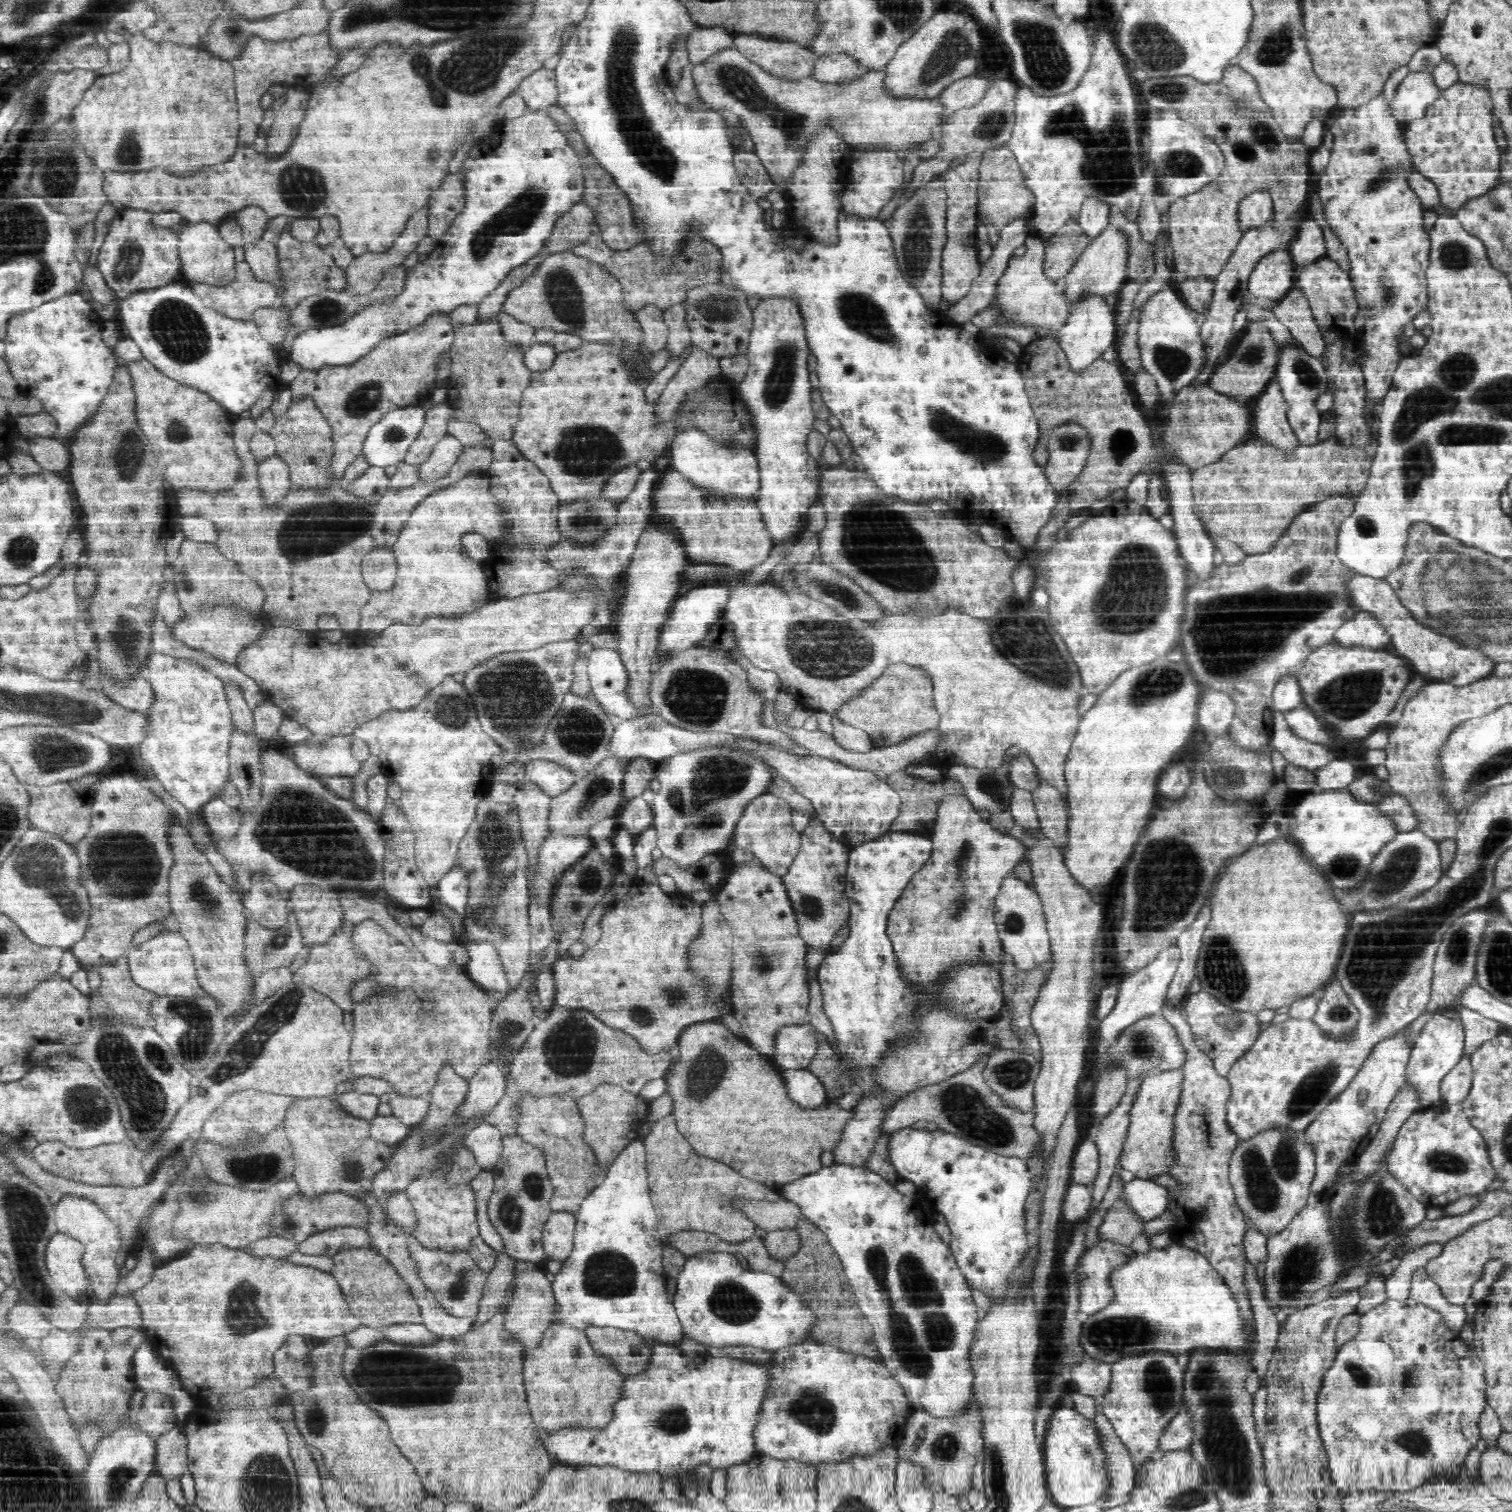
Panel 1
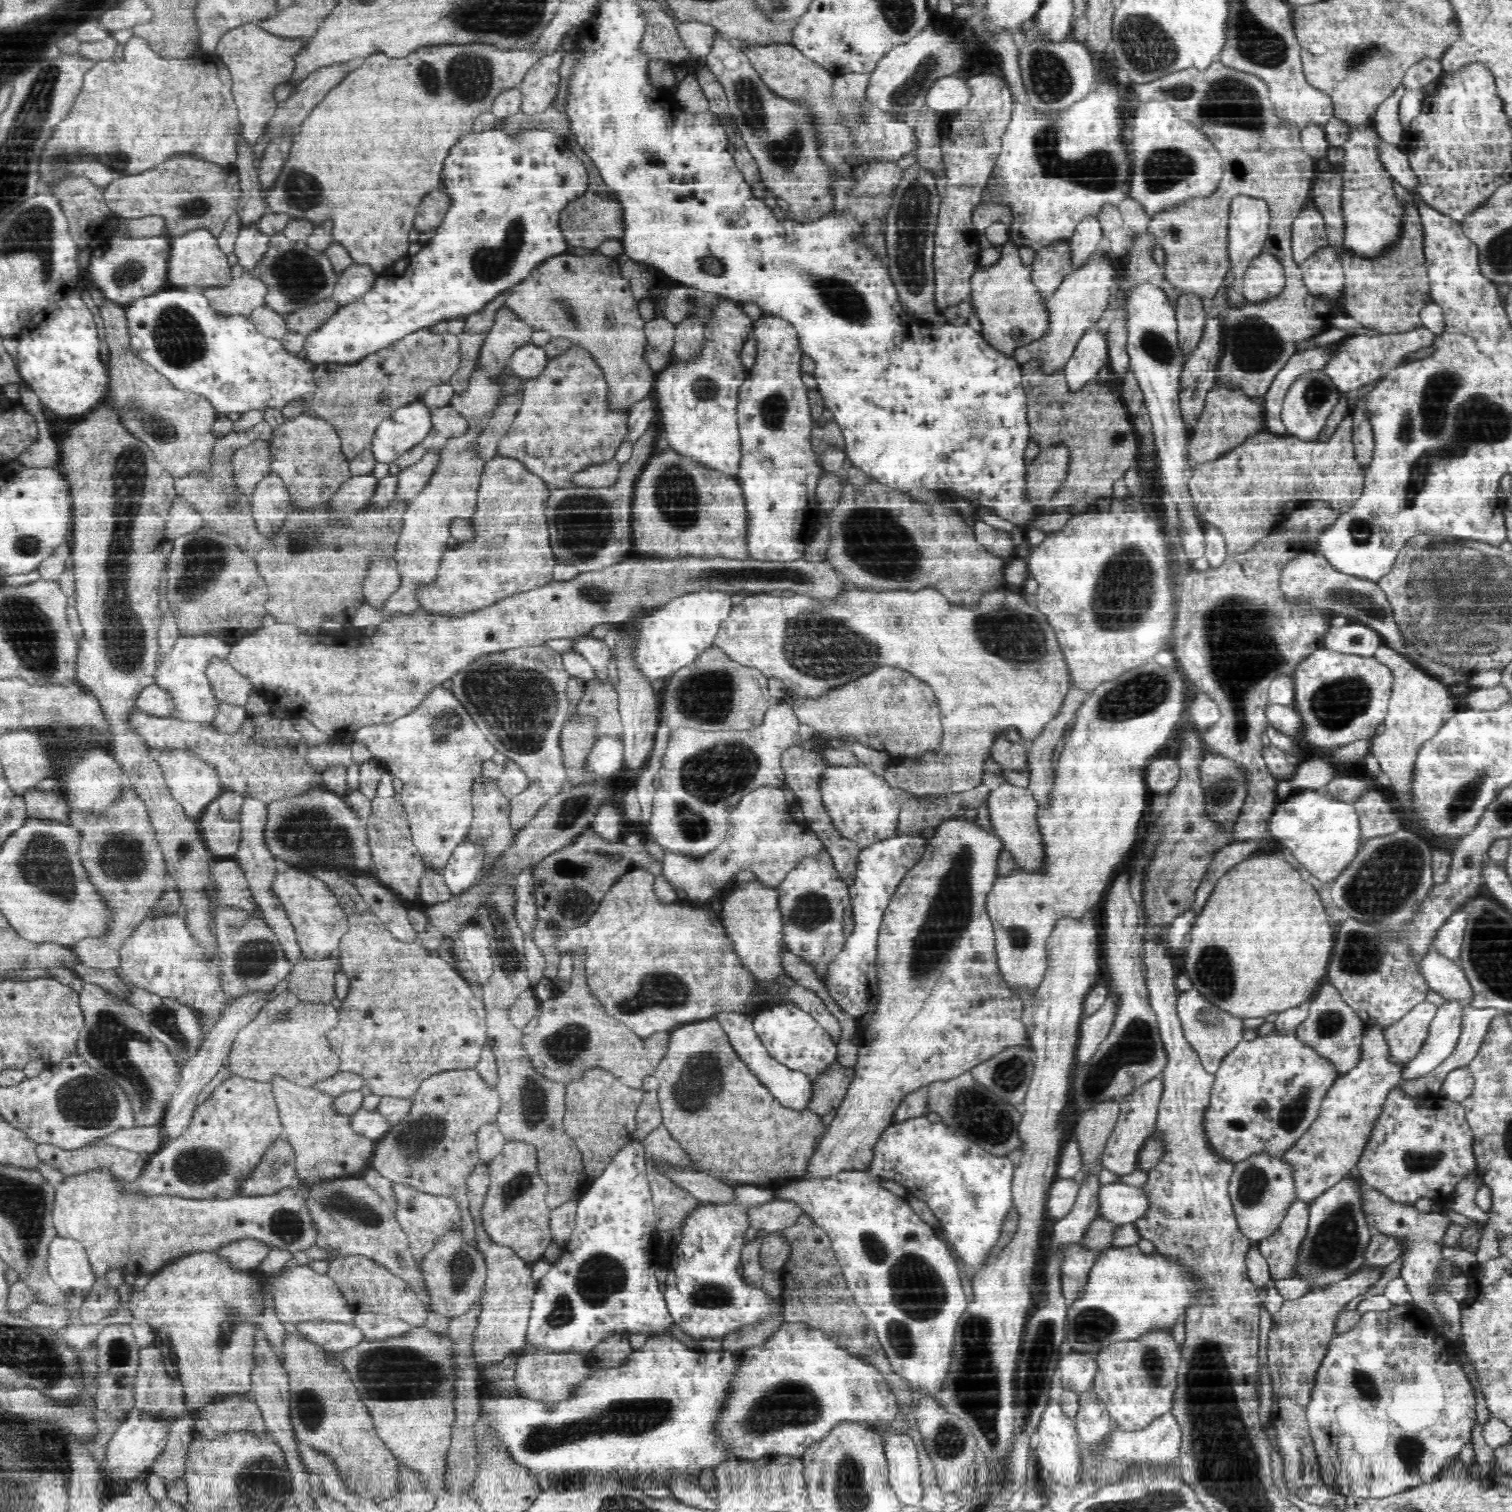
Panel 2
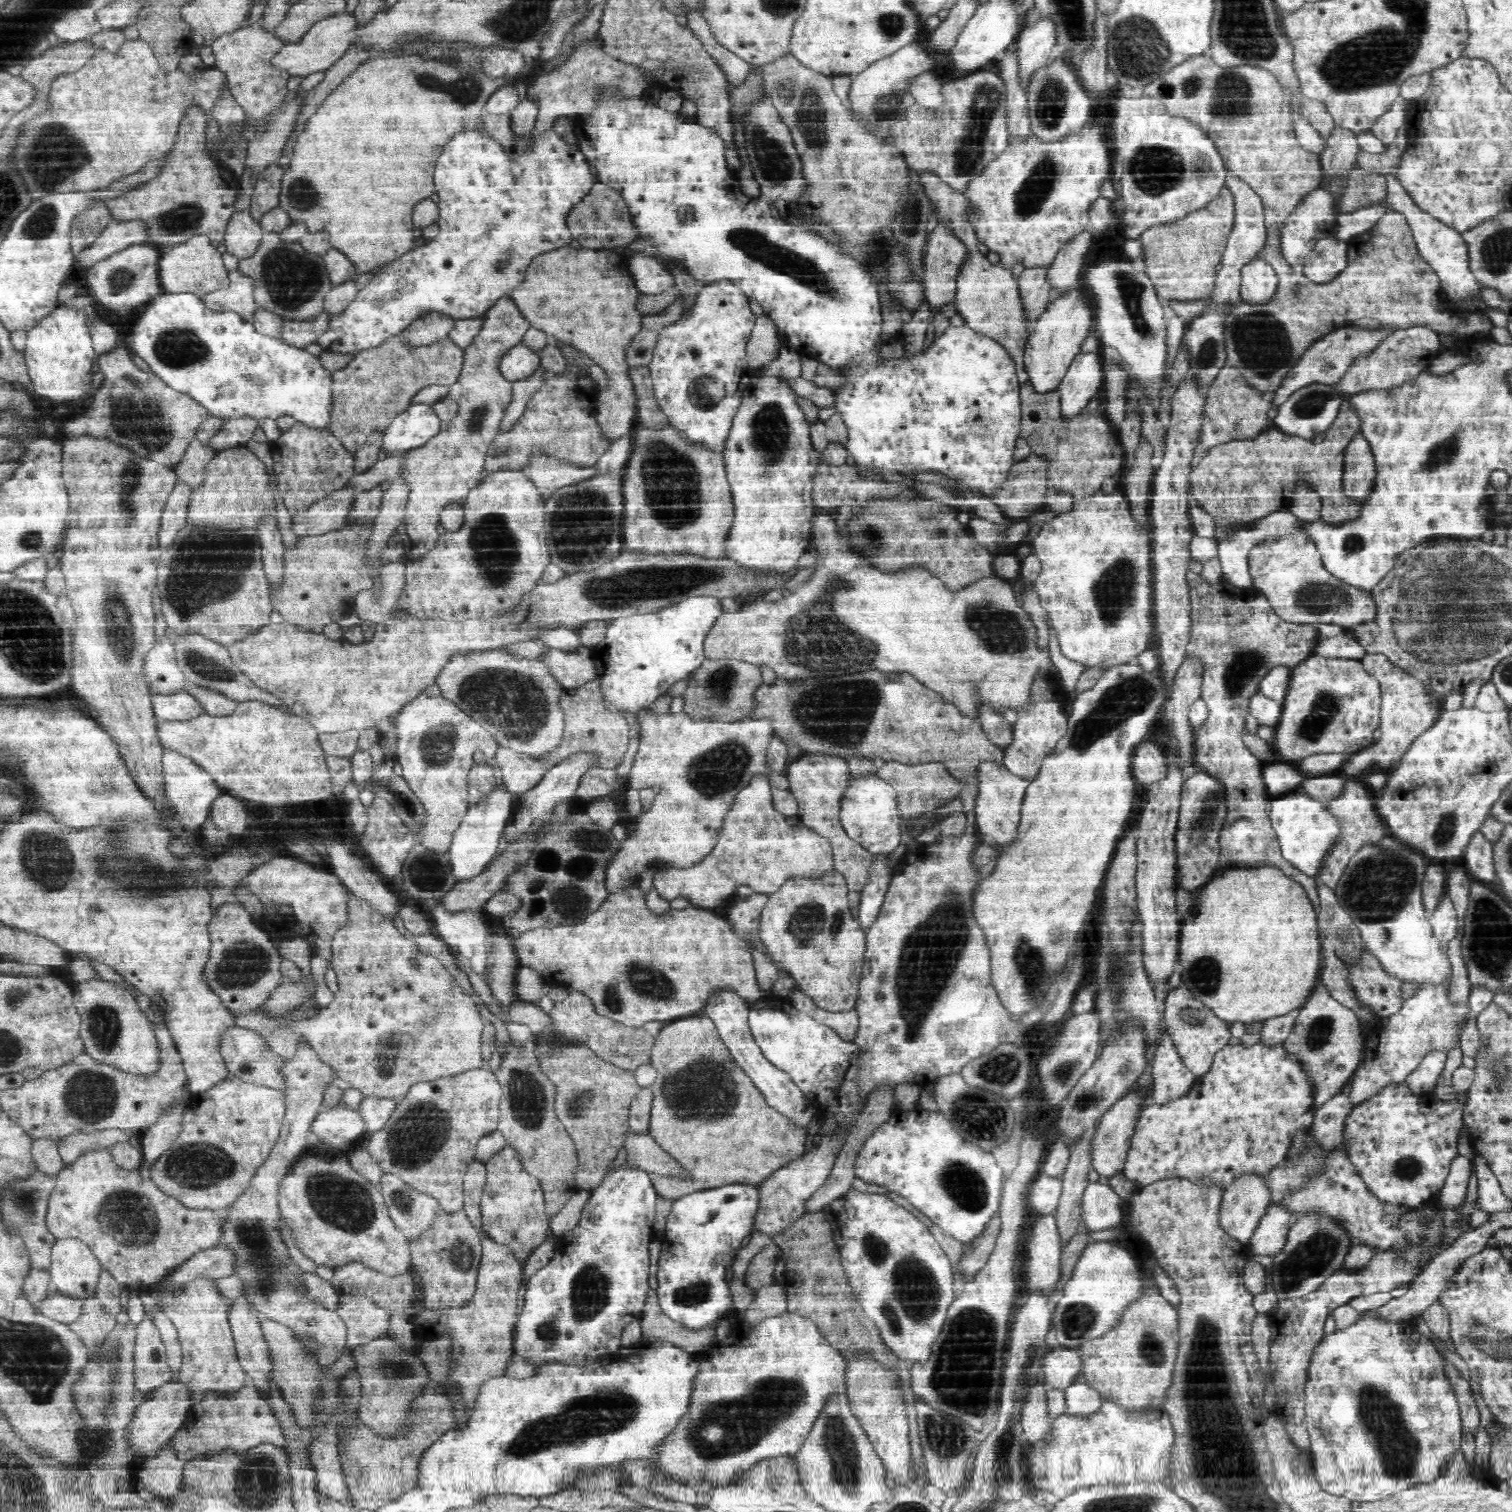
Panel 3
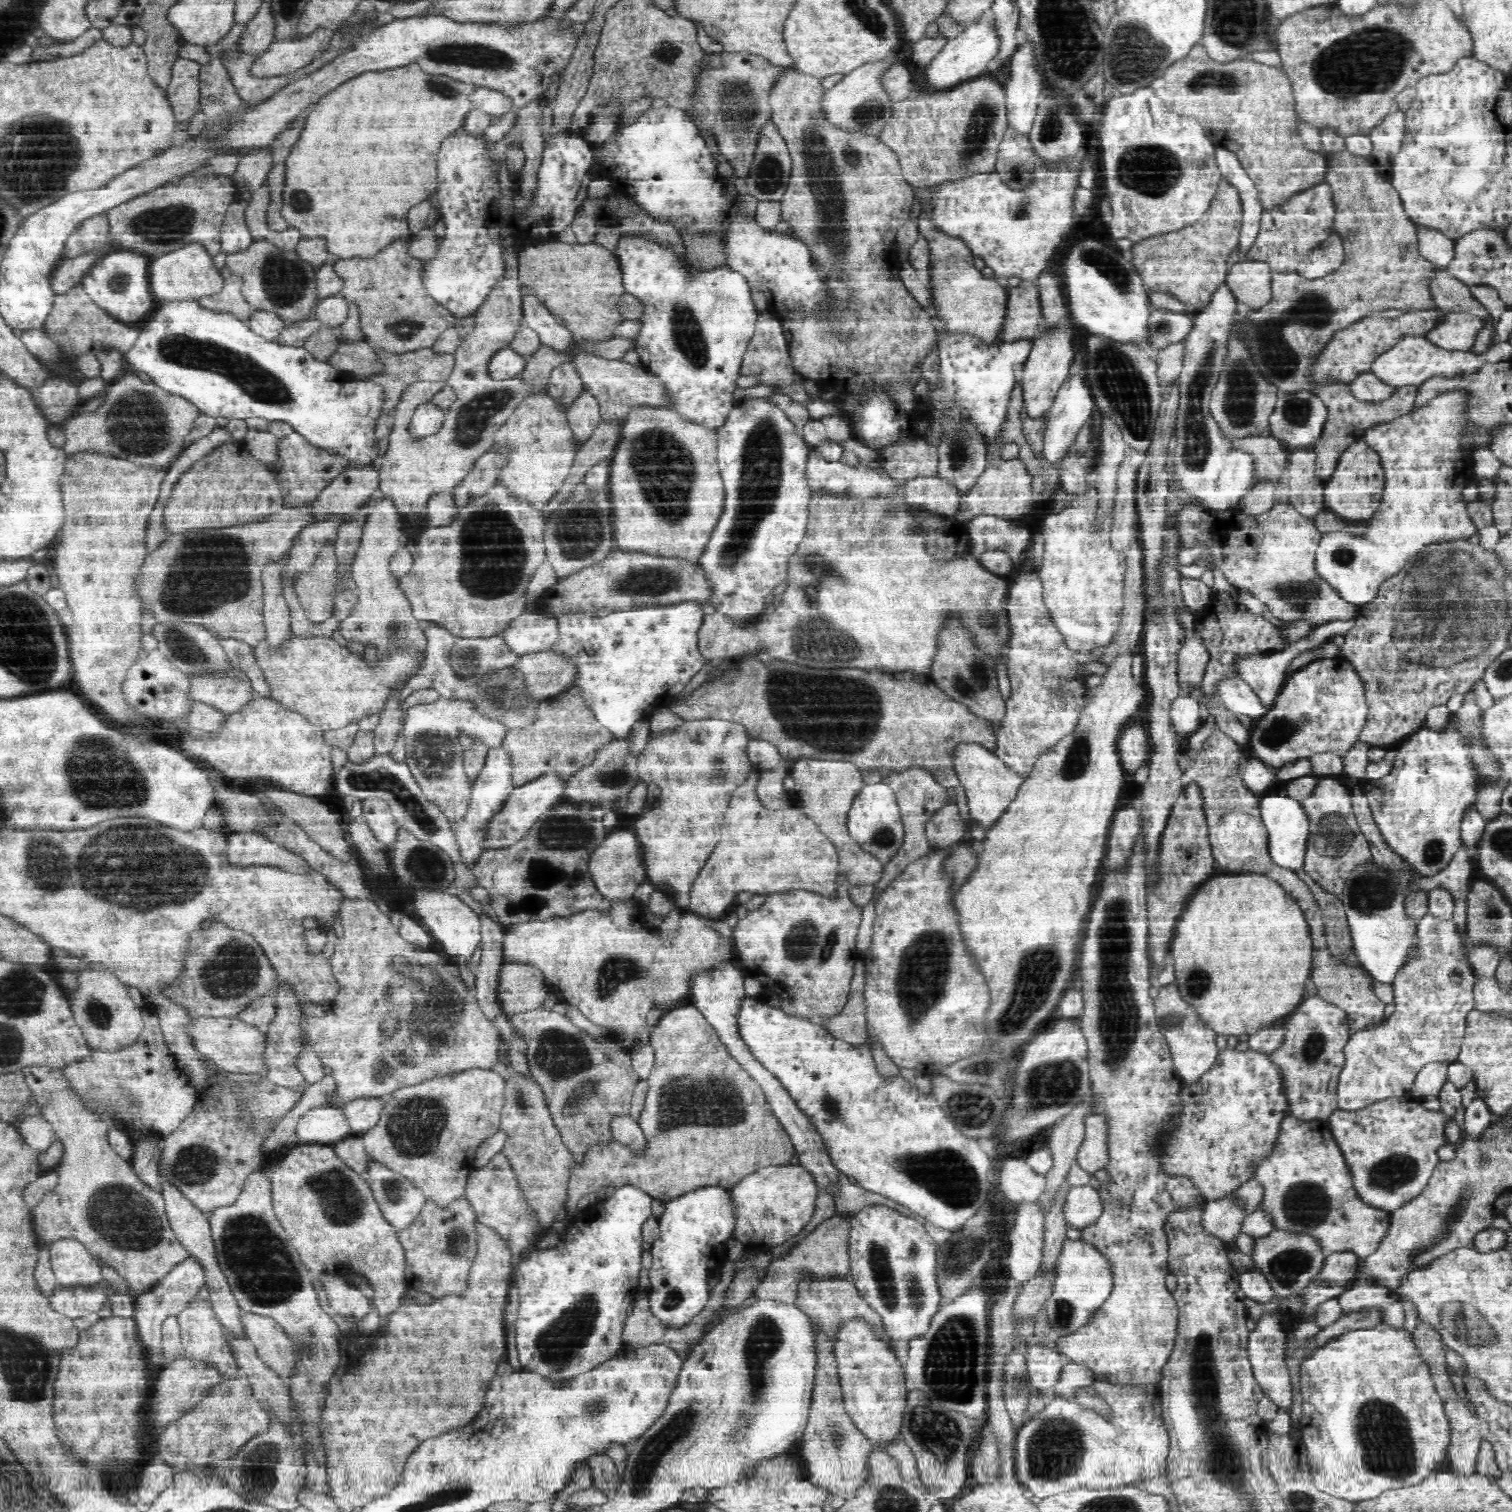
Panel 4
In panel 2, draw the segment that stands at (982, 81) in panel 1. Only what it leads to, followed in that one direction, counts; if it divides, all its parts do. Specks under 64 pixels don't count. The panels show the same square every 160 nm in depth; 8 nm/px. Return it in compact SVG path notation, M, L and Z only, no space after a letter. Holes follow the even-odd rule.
M957 75L946 76L930 88L930 92L926 95L926 104L942 114L954 113L966 108L972 98L972 93L968 80L958 78Z

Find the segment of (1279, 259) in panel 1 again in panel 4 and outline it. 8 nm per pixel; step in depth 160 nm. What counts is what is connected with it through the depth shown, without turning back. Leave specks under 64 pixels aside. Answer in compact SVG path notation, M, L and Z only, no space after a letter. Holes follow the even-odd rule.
M1240 261L1230 266L1226 283L1243 309L1260 308L1272 298L1273 270L1262 261Z

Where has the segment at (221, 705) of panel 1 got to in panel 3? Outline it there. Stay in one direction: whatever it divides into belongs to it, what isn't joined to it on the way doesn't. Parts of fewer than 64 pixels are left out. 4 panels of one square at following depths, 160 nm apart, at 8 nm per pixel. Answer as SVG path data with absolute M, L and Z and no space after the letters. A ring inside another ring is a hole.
M163 749L163 773L166 781L166 794L178 811L177 818L182 826L191 833L199 833L206 818L209 818L212 803L221 795L221 788L213 779L213 775L205 768L198 766L194 760L183 757L176 751Z

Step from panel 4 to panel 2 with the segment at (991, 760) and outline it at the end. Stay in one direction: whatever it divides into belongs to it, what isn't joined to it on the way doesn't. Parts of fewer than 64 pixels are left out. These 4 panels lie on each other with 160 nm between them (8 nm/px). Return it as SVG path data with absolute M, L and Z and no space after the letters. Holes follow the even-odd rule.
M1001 780L999 787L989 794L987 800L993 822L992 832L1001 837L1005 849L1014 855L1018 870L1032 875L1043 875L1046 870L1046 848L1044 836L1040 835L1038 808L1030 791L1027 788L1010 787Z

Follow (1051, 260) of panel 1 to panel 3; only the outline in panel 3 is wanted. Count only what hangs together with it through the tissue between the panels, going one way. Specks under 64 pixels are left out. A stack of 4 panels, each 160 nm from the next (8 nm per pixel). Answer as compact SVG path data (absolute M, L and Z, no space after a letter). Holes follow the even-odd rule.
M1051 264L1025 268L1017 280L1030 321L1036 321L1055 296L1053 284L1048 278L1050 269Z

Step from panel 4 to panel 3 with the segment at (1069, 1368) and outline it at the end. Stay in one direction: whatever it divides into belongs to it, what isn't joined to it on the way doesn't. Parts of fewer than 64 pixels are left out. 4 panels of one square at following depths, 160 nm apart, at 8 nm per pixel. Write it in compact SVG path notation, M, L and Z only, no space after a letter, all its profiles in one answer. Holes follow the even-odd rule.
M1078 1377L1068 1388L1065 1388L1067 1398L1067 1414L1074 1420L1084 1421L1097 1415L1103 1407L1102 1395L1094 1390L1083 1377Z

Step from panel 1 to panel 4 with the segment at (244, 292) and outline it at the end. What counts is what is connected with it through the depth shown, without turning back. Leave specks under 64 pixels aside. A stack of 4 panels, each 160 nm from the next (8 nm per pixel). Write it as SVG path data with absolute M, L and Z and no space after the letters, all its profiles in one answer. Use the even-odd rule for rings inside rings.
M236 274L225 279L223 289L216 294L201 296L198 301L204 307L216 312L231 312L240 320L247 321L254 308L245 299L242 292L245 280Z

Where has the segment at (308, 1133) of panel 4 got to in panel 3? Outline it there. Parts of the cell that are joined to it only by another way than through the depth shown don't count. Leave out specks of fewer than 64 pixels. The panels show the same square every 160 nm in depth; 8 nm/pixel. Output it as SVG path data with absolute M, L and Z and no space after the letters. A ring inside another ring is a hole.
M346 1104L320 1112L311 1128L313 1137L317 1135L332 1145L342 1145L368 1133L364 1115Z

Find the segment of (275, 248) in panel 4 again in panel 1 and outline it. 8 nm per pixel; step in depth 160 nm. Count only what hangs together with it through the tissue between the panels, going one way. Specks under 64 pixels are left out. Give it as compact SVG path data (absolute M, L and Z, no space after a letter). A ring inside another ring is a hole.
M286 229L275 242L278 249L283 278L287 289L285 290L286 310L295 309L301 300L314 296L322 290L340 290L347 288L347 269L336 264L335 258L315 242L302 242L292 236L290 230Z

